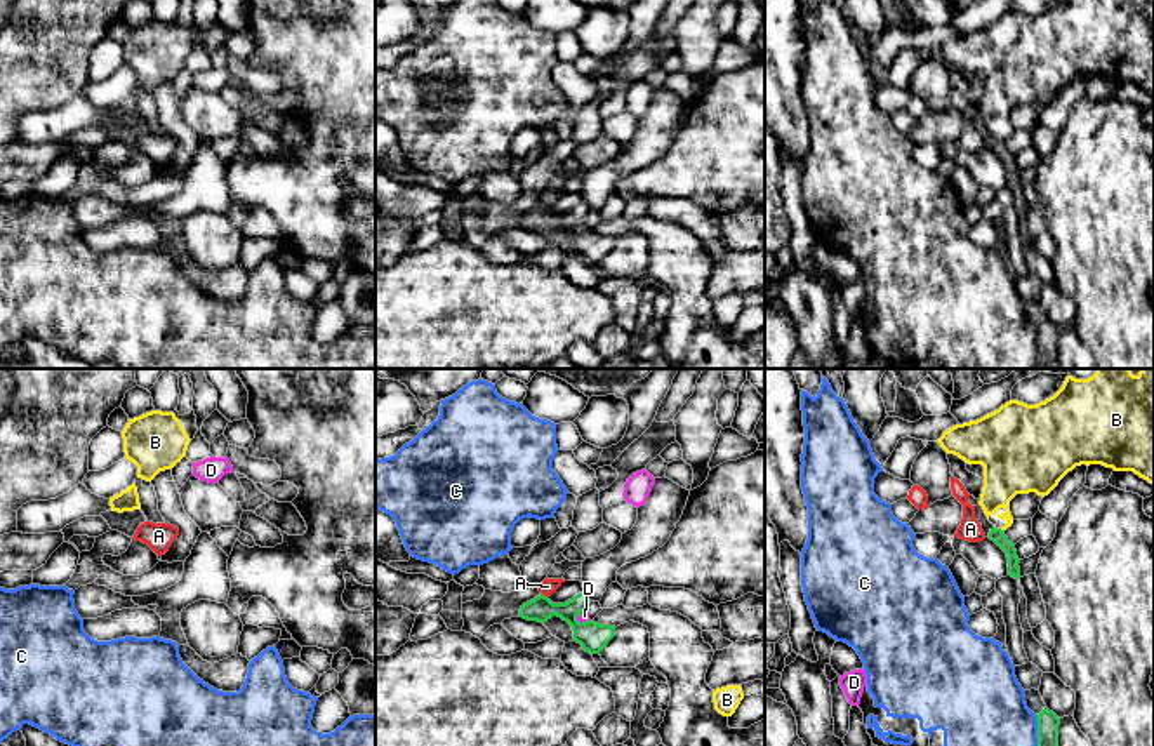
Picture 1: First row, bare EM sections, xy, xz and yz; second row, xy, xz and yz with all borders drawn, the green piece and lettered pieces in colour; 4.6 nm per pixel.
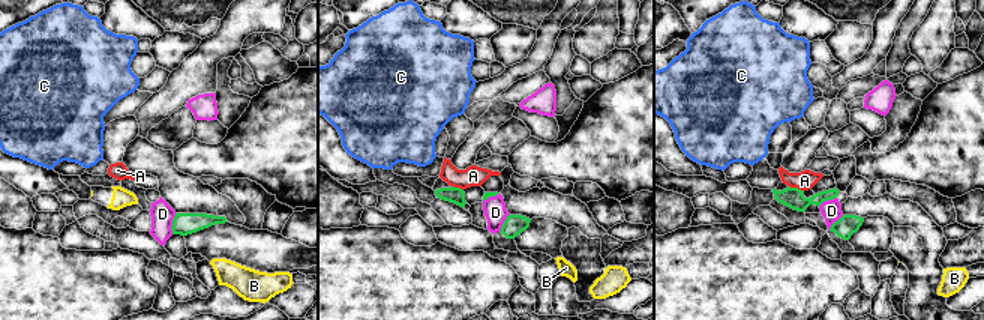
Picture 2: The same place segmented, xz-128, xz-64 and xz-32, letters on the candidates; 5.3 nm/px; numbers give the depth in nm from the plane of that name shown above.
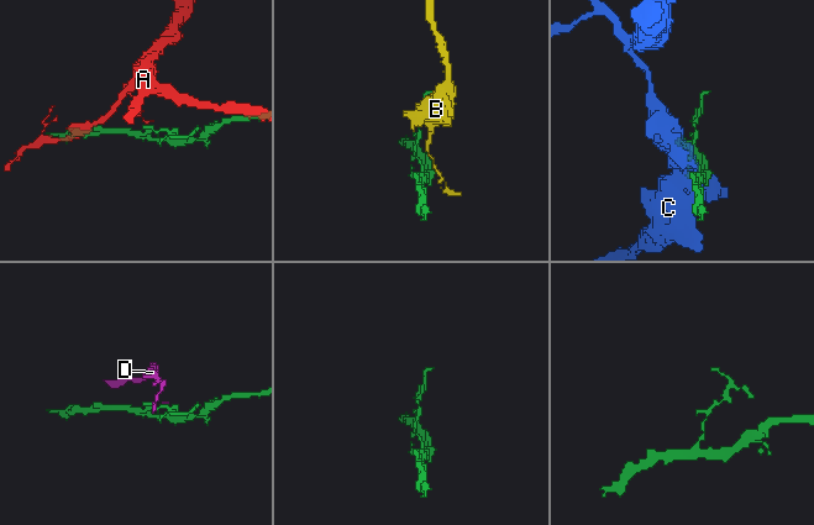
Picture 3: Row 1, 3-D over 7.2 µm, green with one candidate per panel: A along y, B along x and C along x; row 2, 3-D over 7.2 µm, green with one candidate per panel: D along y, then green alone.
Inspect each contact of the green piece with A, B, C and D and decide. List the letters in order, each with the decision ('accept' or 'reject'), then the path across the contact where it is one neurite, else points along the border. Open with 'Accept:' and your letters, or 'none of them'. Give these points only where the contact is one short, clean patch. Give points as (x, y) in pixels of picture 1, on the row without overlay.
Accept: none of them
A: reject; border along xz (541, 202), (548, 209)
B: reject
C: reject
D: reject; border along xz (586, 219), (577, 228), (579, 233)

